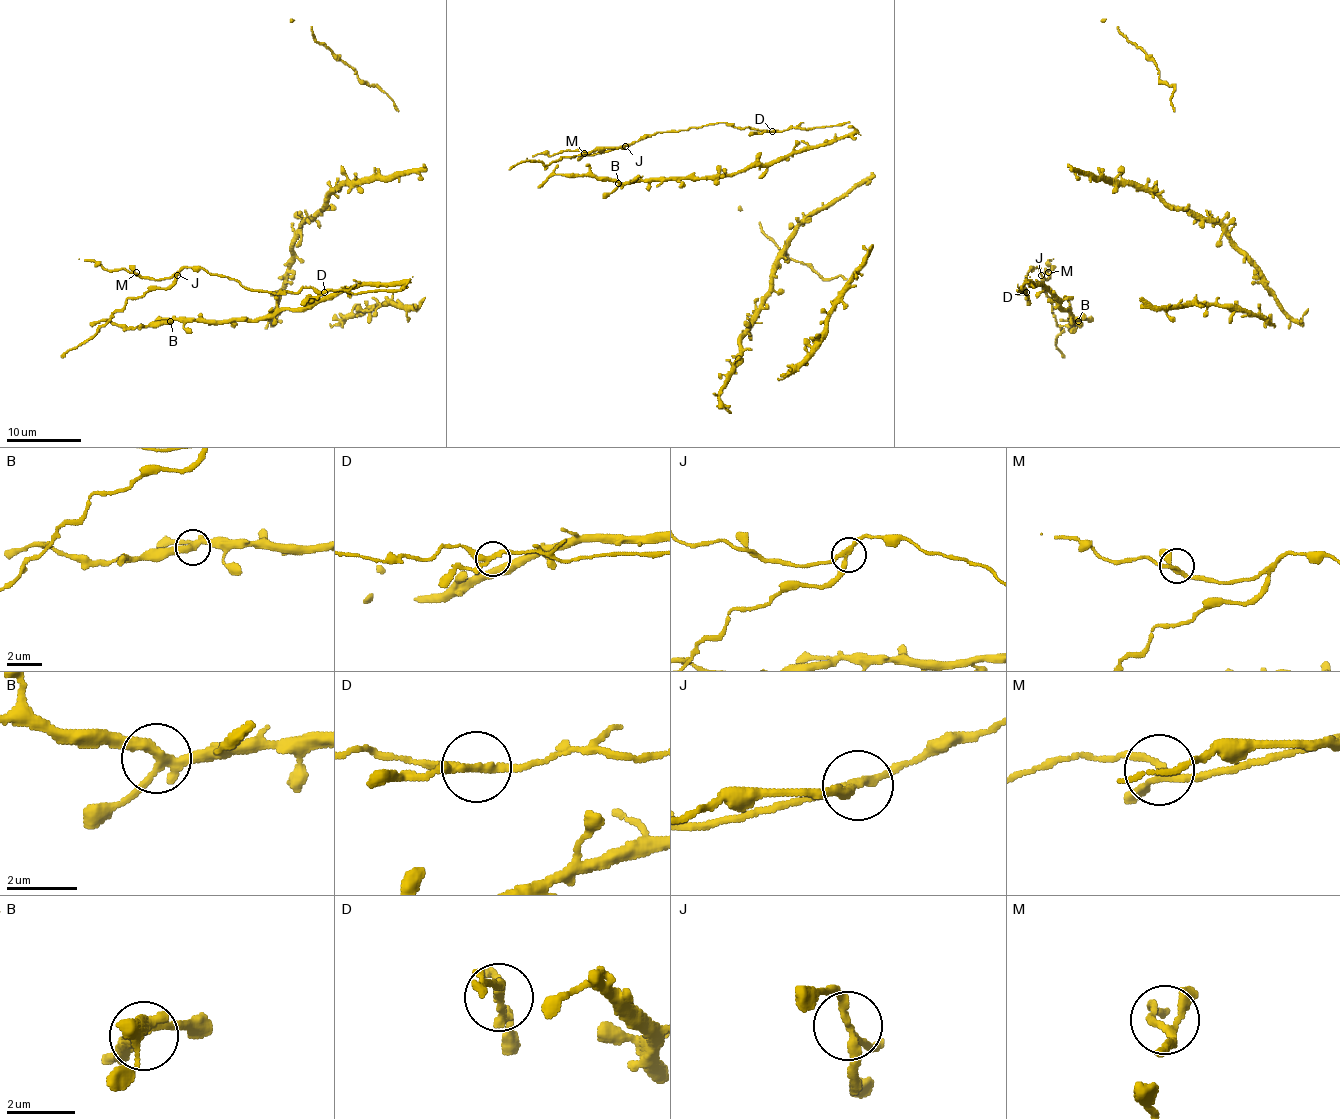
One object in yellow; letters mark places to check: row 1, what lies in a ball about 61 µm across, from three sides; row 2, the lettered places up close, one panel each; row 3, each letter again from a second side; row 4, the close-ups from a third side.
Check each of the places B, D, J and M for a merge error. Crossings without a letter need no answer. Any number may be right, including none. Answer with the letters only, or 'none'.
D, J

